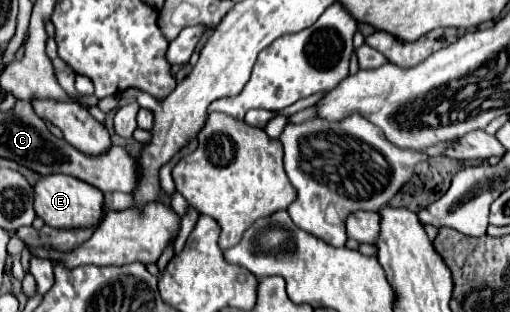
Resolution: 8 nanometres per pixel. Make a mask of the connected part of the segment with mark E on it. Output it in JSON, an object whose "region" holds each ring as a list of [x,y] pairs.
{"region":[[[48,175],[40,177],[34,185],[34,211],[46,225],[56,229],[92,227],[100,221],[104,207],[104,193],[70,175]]]}

